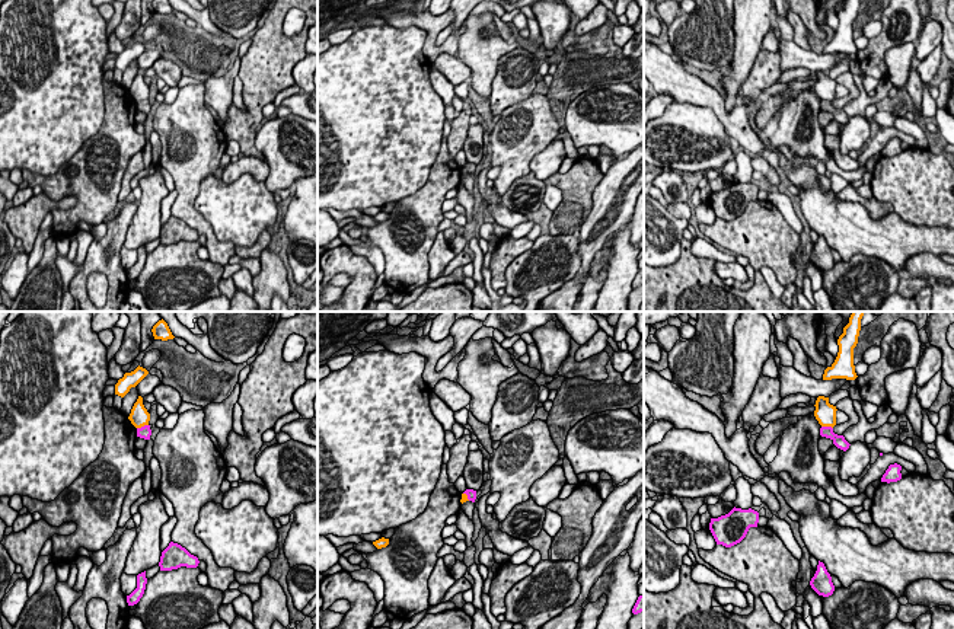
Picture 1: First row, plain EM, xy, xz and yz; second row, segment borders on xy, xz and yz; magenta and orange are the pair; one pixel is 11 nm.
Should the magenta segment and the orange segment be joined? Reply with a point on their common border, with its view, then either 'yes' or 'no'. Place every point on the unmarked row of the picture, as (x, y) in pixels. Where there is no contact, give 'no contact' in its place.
meets magenta in xy at (142, 101); no

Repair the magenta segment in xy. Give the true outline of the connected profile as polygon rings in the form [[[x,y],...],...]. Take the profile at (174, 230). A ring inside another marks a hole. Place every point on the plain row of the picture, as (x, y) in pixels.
[[[170,215],[169,220],[162,226],[160,245],[172,245],[181,240],[197,242],[200,237],[198,232],[191,229],[185,221]]]

